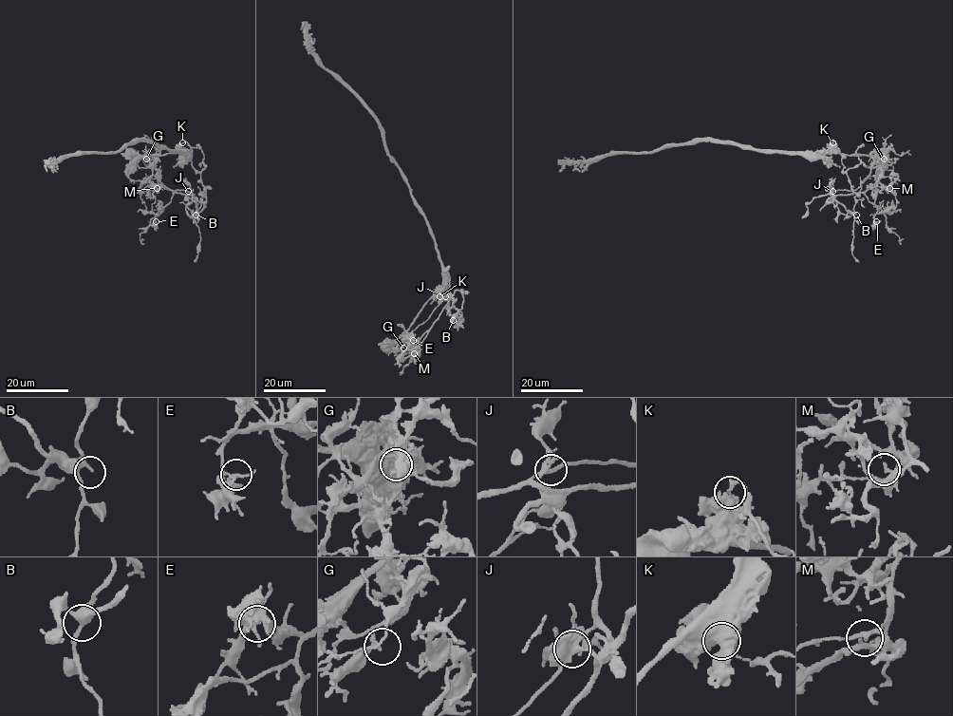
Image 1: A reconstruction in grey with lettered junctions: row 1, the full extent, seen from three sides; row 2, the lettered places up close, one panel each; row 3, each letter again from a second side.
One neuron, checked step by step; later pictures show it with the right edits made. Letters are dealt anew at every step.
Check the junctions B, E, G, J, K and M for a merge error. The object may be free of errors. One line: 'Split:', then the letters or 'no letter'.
Split: K

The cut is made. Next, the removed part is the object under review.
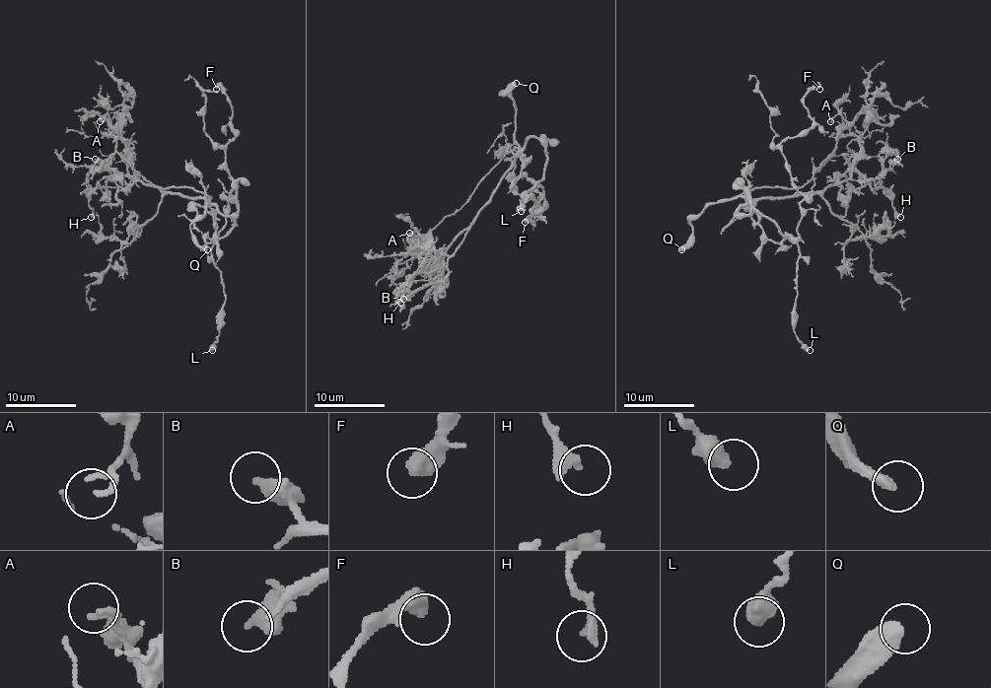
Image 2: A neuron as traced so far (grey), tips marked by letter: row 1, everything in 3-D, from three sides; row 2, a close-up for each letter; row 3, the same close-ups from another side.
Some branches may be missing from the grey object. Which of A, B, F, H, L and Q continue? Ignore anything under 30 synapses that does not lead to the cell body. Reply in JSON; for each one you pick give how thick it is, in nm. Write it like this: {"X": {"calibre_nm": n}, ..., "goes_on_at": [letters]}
{"Q": {"calibre_nm": 400}, "goes_on_at": ["Q"]}

